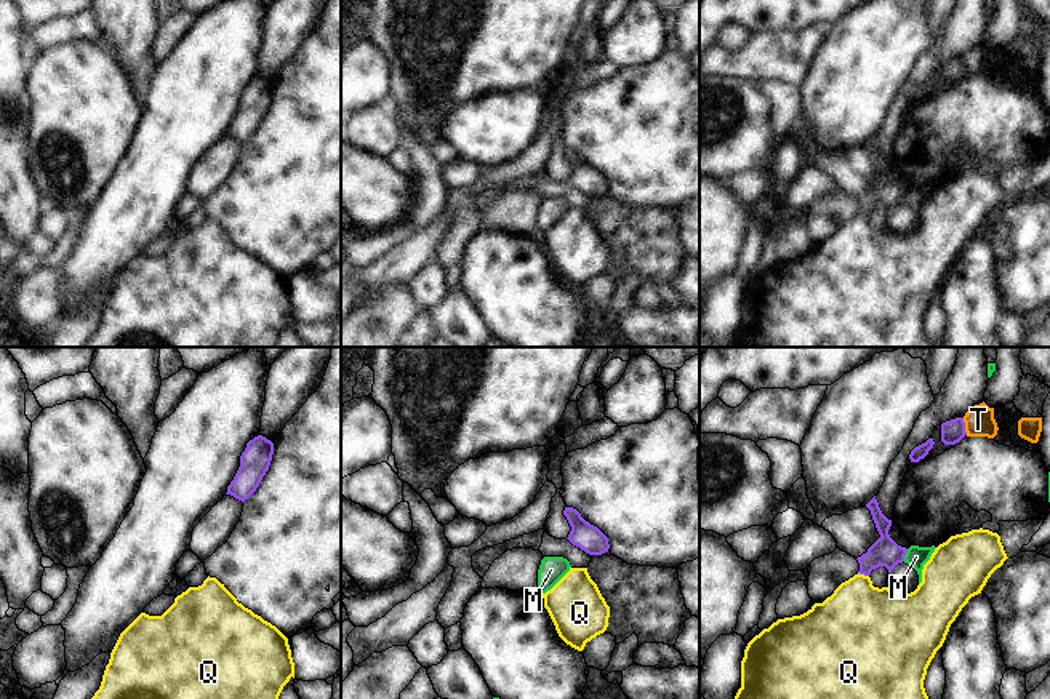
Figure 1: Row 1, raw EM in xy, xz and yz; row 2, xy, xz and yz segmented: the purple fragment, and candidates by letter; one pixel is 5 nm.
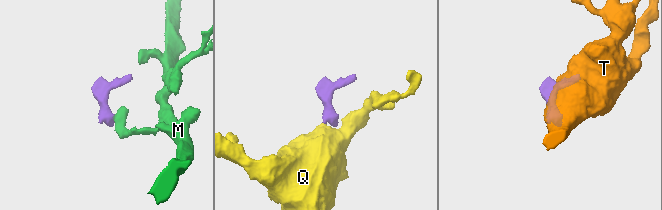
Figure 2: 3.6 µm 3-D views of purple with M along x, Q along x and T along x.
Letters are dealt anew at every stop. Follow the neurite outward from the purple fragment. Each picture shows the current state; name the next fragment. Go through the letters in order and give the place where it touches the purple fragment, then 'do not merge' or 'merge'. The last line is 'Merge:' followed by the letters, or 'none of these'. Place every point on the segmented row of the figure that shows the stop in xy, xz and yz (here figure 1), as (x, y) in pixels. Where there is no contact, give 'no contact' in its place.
M: meets purple in yz at (905, 554); do not merge
Q: meets purple in yz at (863, 573); merge
T: meets purple in yz at (964, 426); do not merge
Merge: Q

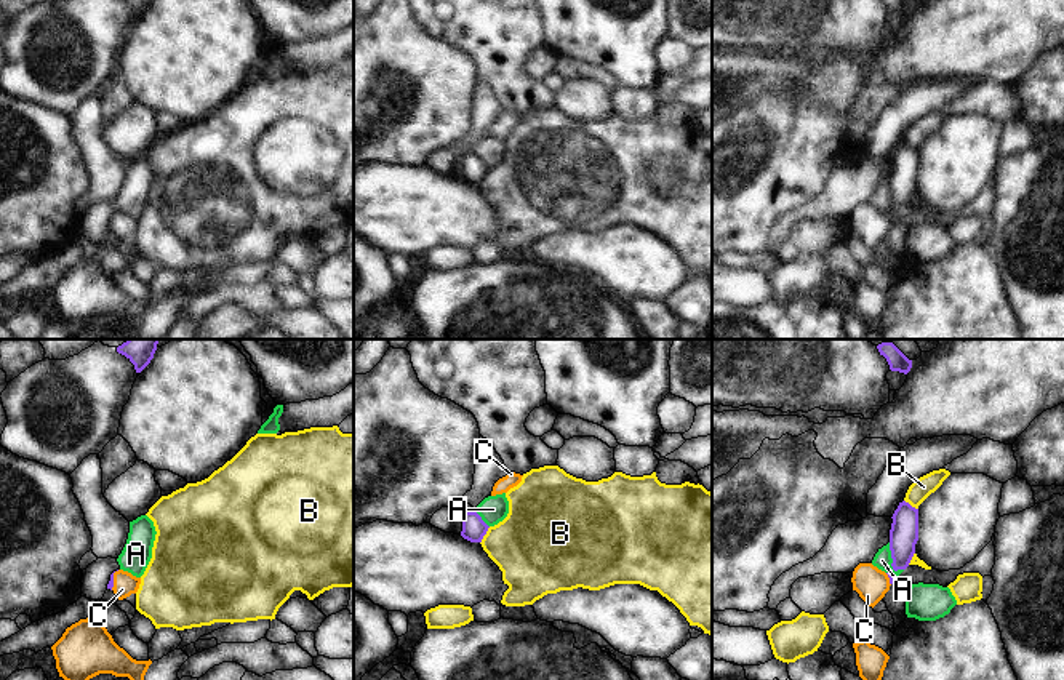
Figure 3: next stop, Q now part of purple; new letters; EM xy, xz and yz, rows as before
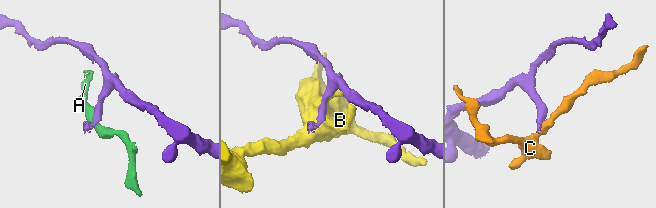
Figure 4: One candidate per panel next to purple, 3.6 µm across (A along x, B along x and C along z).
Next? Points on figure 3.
A: meets purple in yz at (893, 560); do not merge
B: meets purple in xz at (485, 533); do not merge
C: meets purple in xy at (112, 580); merge
Merge: C

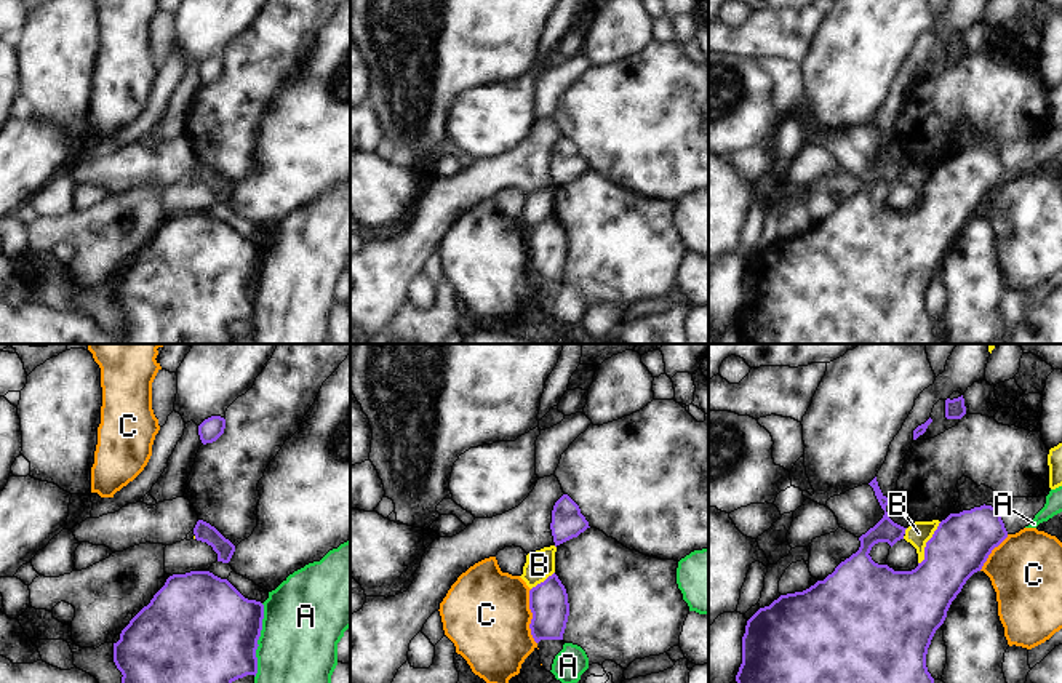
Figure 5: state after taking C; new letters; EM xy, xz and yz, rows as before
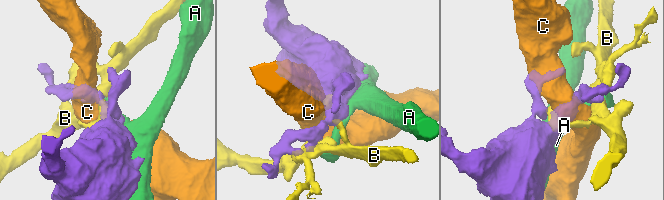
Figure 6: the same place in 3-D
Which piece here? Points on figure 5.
A: meets purple in xy at (258, 639); do not merge
B: meets purple in yz at (926, 543); do not merge
C: meets purple in xz at (533, 616); do not merge
Merge: none of these

